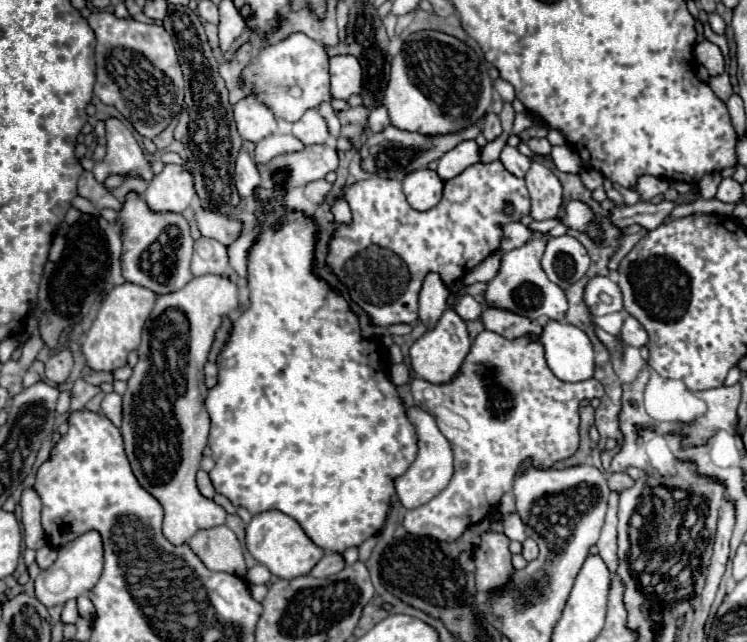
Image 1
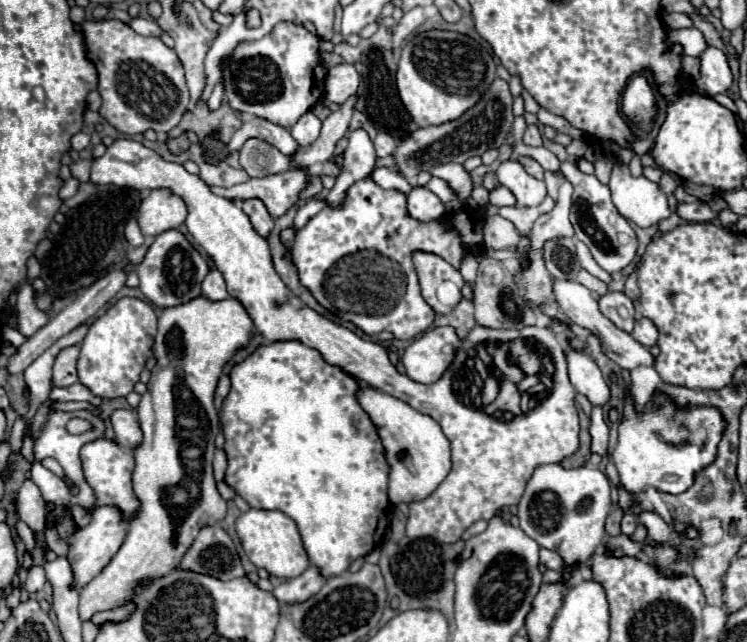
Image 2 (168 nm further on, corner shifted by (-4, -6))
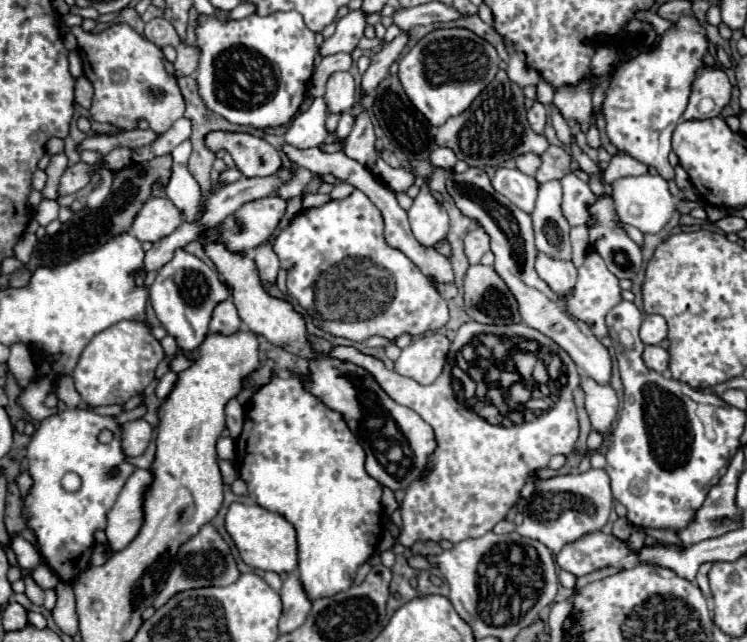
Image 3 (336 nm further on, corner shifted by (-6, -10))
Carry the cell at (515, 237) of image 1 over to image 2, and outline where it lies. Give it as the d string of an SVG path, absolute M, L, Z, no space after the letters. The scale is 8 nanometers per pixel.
M499 214L485 218L485 236L483 244L493 250L507 250L515 248L521 242L521 236L515 228L515 224Z

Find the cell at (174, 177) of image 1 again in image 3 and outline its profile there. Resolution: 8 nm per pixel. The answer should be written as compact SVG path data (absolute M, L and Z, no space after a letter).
M149 198L137 212L129 232L141 242L157 242L181 226L183 214L169 198Z

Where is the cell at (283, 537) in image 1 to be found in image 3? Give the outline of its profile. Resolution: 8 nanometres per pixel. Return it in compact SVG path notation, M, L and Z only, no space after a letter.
M233 502L225 516L225 530L233 538L241 560L251 568L271 570L277 574L293 572L297 568L297 538L295 528L279 514L261 508L259 504Z

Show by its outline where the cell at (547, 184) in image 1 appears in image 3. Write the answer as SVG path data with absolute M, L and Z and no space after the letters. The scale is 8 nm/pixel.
M521 154L521 156L517 156L515 162L517 162L517 170L533 176L541 164L541 158L537 154Z

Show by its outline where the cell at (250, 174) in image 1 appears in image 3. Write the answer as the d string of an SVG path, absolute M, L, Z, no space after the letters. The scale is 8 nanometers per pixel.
M265 242L265 244L261 244L259 248L253 250L253 260L255 260L255 266L257 266L261 282L265 286L275 284L277 274L279 274L279 260L277 260L277 256L275 256L275 252L273 252L269 242Z

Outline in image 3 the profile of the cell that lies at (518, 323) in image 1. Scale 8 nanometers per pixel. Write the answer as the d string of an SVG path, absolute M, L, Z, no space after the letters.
M469 266L465 280L465 312L481 324L515 324L521 322L517 300L493 270L493 266Z

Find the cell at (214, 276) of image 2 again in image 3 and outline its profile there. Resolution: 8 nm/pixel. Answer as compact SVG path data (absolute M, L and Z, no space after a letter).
M233 300L221 302L215 308L215 312L213 312L209 330L213 334L225 334L225 336L229 336L229 334L235 334L239 328L241 328L241 318L237 316L237 308L235 308Z

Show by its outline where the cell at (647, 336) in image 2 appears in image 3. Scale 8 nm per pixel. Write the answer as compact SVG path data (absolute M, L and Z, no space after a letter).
M647 314L641 326L641 340L645 344L661 344L667 338L667 322L659 314Z

